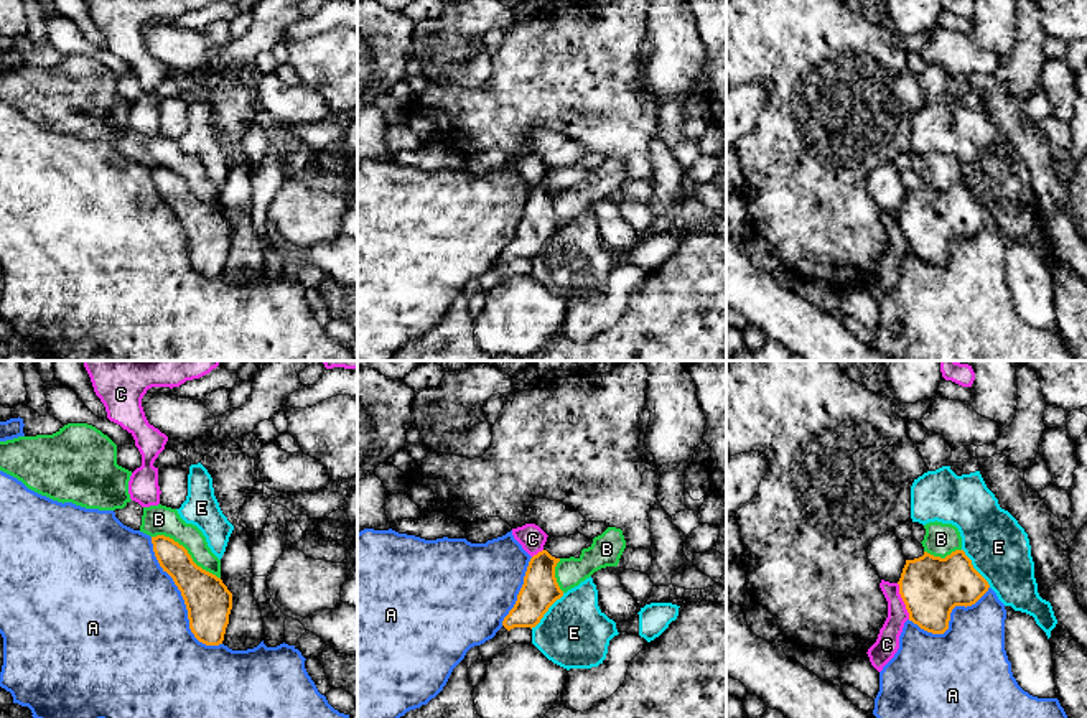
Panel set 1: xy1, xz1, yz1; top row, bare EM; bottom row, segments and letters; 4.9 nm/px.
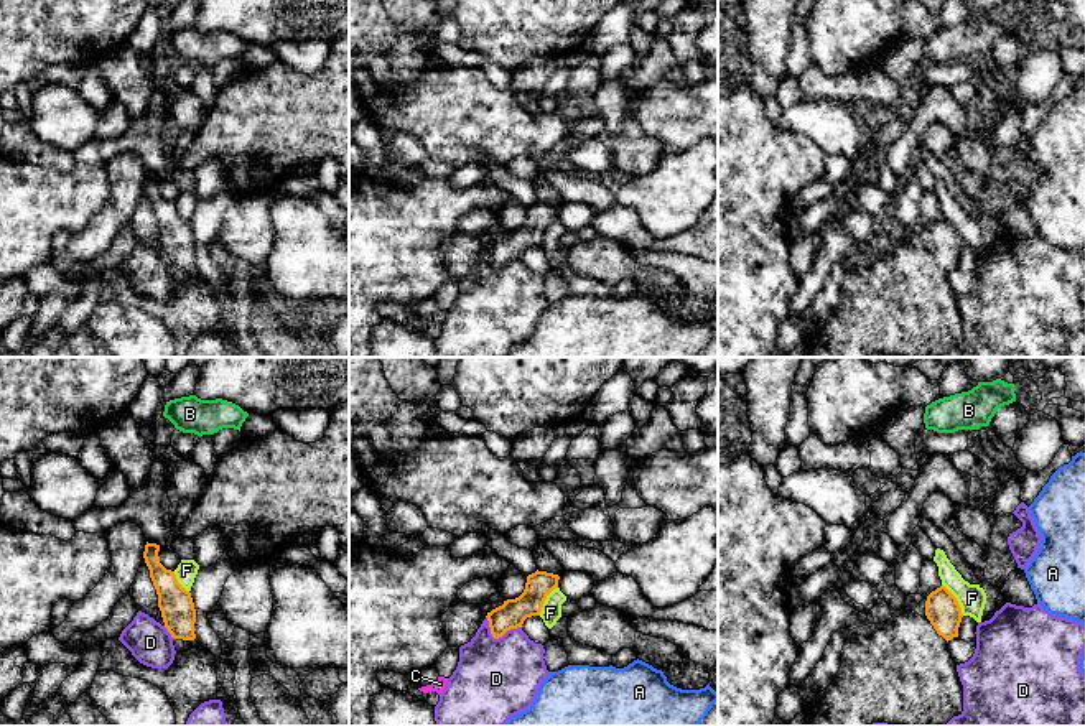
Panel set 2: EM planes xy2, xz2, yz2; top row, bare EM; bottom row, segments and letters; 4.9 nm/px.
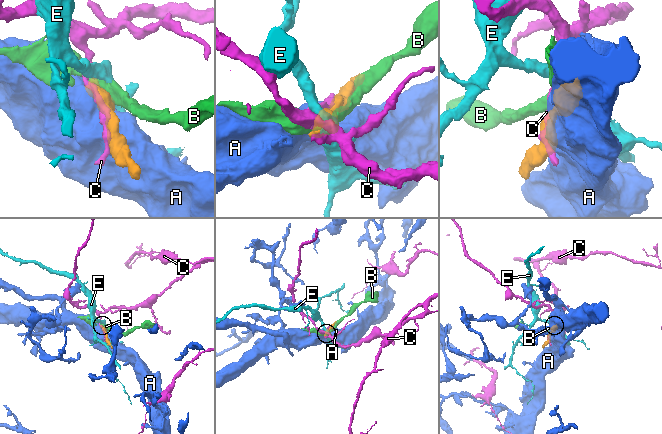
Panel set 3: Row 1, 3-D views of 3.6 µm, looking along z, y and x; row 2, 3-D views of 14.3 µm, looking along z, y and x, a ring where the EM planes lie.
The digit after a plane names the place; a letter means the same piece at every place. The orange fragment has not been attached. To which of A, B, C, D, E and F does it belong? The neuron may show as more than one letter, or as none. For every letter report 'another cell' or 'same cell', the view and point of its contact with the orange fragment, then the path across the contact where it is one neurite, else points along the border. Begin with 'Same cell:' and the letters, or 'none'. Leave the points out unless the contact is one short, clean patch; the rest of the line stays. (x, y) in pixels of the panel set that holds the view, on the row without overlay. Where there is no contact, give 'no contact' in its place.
Same cell: none
A: another cell; contact xy1 (183, 229)
B: another cell; contact xy1 (186, 183)
C: another cell; contact yz1 (903, 231)
D: another cell; contact xz2 (498, 269)
E: another cell; contact xz1 (547, 241); border xz1 (564, 224), (531, 259)
F: another cell; contact yz2 (955, 231); border yz2 (942, 216), (955, 229), (963, 246)

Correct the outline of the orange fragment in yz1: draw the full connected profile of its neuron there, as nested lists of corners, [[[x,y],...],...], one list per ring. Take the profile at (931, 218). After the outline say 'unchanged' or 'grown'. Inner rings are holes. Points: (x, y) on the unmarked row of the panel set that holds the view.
[[[963,181],[945,189],[924,183],[919,189],[906,191],[898,216],[909,252],[932,265],[949,260],[955,237],[975,235],[990,219]]] | unchanged

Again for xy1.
[[[152,168],[155,188],[184,231],[189,260],[206,277],[224,272],[232,224],[216,206],[198,198],[188,181],[170,168]]] | unchanged

